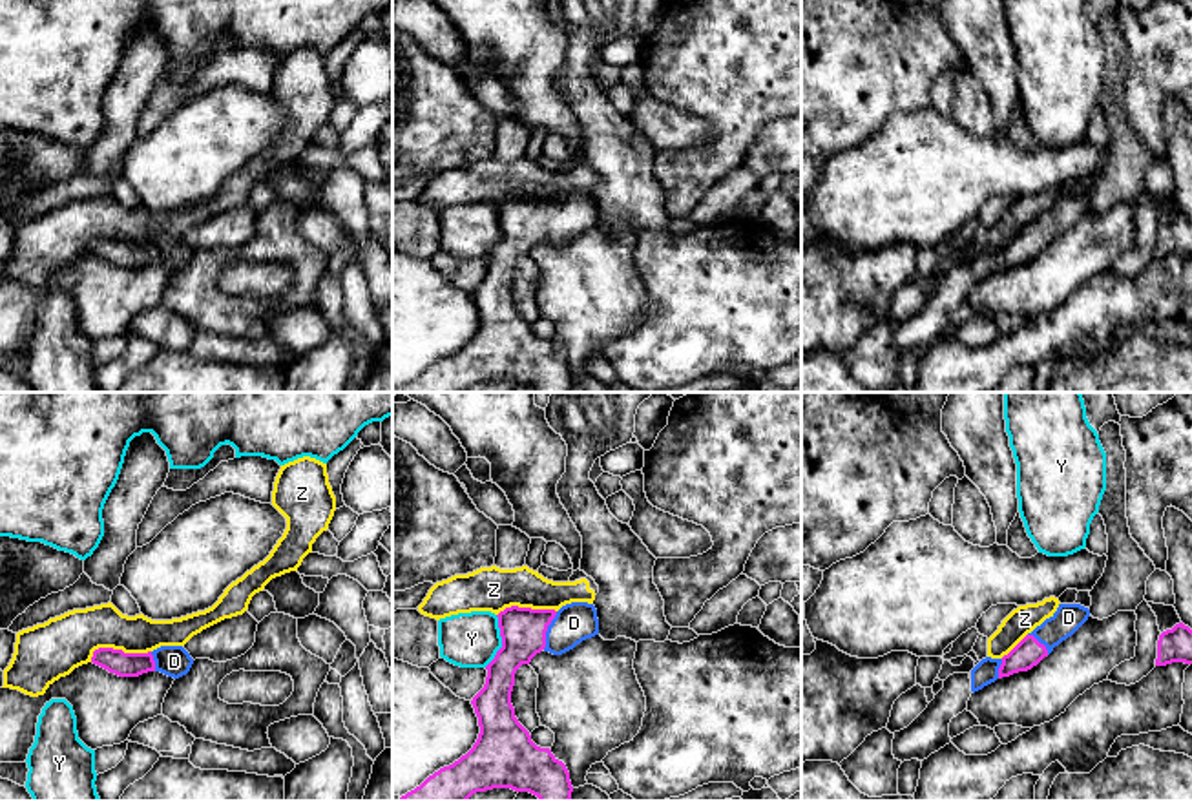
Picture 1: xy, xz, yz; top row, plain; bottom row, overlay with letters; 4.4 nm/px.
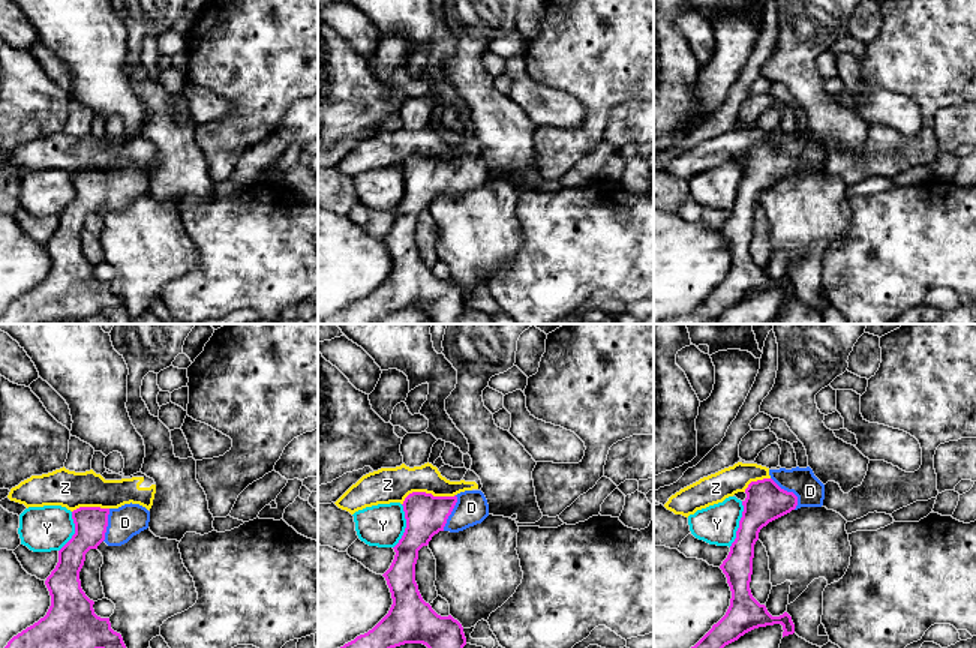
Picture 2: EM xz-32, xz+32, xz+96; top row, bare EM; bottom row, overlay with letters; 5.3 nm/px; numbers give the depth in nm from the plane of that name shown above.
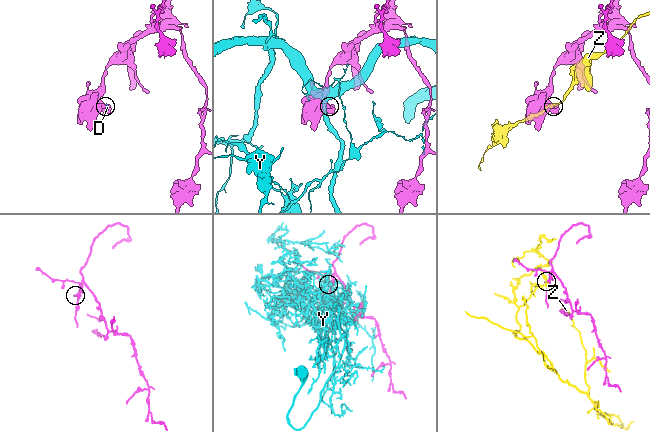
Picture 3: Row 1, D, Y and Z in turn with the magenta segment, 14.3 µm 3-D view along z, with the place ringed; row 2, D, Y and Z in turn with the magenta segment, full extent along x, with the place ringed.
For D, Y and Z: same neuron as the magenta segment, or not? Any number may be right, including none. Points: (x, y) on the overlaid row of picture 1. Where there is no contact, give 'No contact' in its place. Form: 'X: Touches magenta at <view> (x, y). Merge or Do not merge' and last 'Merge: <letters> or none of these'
D: Touches magenta at xz (546, 630). Merge
Y: Touches magenta at xz (502, 641). Do not merge
Z: Touches magenta at xy (117, 650). Do not merge
Merge: D

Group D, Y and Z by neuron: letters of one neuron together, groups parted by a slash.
D / Y / Z

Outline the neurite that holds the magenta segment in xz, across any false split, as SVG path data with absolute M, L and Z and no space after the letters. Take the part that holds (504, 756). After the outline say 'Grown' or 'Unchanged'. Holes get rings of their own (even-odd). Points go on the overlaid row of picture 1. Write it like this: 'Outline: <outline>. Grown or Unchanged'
Outline: M571 602L559 611L511 606L497 617L502 648L486 666L486 684L471 701L480 726L476 743L400 801L467 801L493 788L529 792L540 801L571 799L566 765L531 741L515 717L511 692L517 670L542 650L562 655L599 635L597 609L588 602Z. Grown

